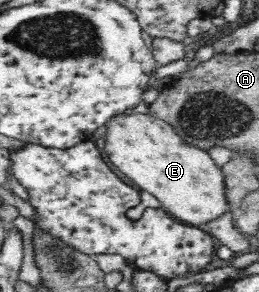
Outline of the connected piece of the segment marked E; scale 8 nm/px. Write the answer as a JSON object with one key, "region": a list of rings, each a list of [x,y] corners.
{"region":[[[149,114],[117,115],[107,125],[105,154],[111,159],[110,162],[137,186],[156,196],[170,216],[183,223],[198,226],[216,222],[231,213],[224,169],[217,166],[217,162],[211,158],[207,150],[189,144],[189,141],[183,140],[170,124]]]}

